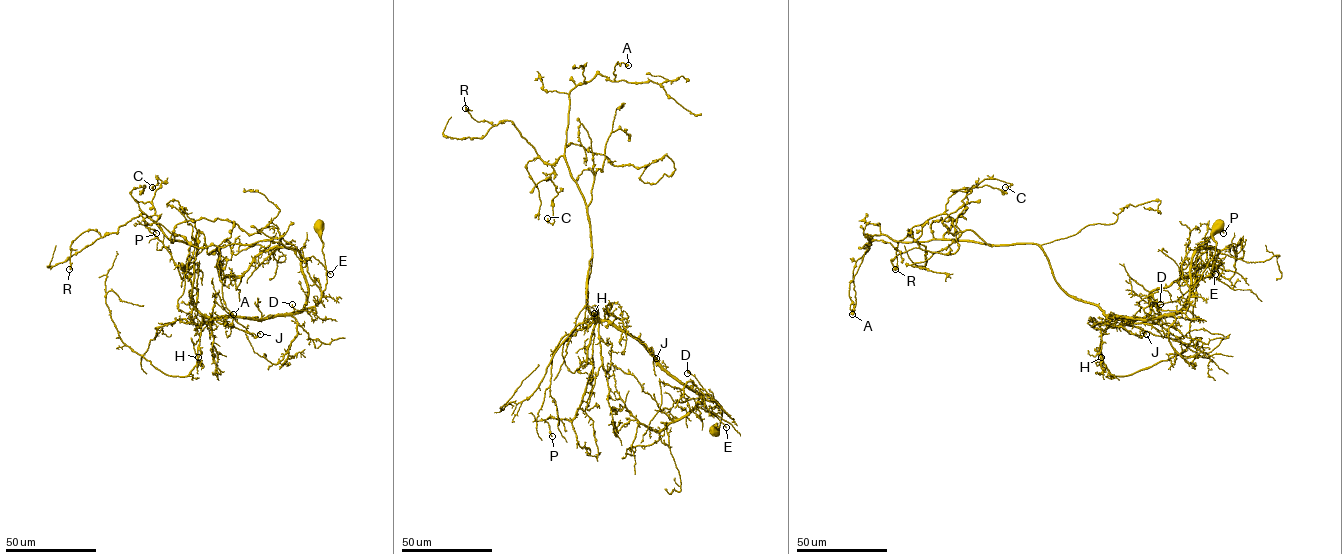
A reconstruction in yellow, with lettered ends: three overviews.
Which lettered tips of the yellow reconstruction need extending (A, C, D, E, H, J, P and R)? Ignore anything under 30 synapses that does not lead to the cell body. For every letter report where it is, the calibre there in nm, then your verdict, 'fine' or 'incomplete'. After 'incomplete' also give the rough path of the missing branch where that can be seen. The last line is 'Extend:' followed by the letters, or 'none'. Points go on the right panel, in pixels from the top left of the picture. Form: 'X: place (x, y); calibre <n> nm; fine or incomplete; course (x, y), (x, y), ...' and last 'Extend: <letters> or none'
A: place (852, 314); calibre 400 nm; fine
C: place (1005, 187); calibre 180 nm; fine
D: place (1160, 304); calibre 150 nm; fine
E: place (1215, 274); calibre 200 nm; fine
H: place (1101, 357); calibre 70 nm; fine
J: place (1146, 334); calibre 150 nm; fine
P: place (1223, 233); calibre 140 nm; fine
R: place (895, 269); calibre 440 nm; fine
Extend: none

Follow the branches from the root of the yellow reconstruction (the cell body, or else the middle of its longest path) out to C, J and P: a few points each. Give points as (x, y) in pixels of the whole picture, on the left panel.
C: (319, 227), (314, 306), (204, 317), (196, 244), (160, 228), (152, 187)
J: (319, 227), (327, 284), (317, 303), (269, 318), (219, 317), (216, 319), (254, 337), (260, 334)
P: (319, 227), (327, 284), (314, 306), (200, 326), (197, 290), (148, 228), (156, 233)

